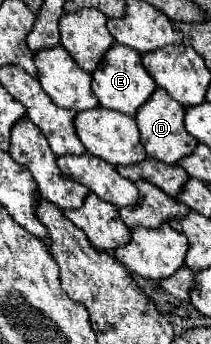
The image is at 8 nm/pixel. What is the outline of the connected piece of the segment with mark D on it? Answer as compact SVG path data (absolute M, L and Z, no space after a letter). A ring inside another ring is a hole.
M157 88L151 94L151 98L137 110L135 120L139 124L141 142L149 158L155 158L165 164L177 164L181 158L189 156L195 150L195 138L185 130L183 116L185 116L183 106L177 100L173 100L163 88Z

